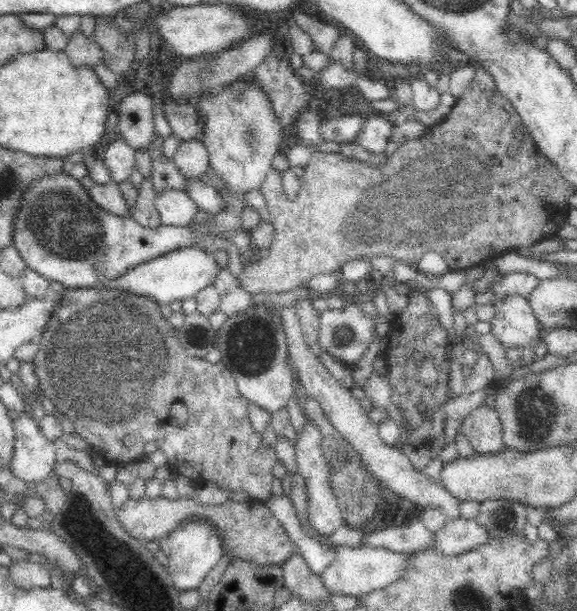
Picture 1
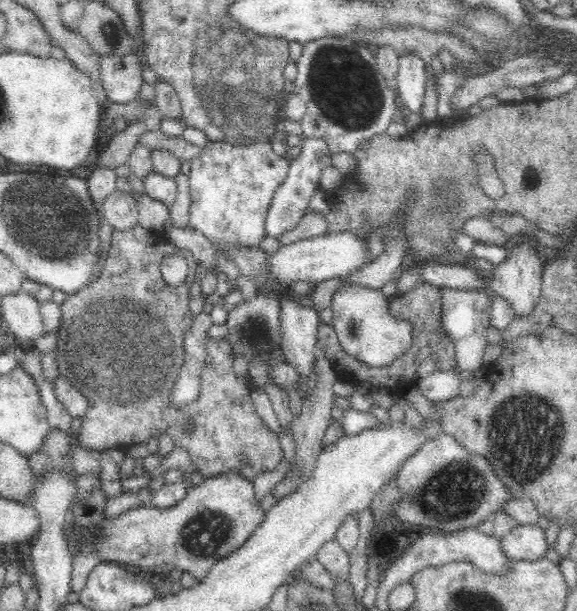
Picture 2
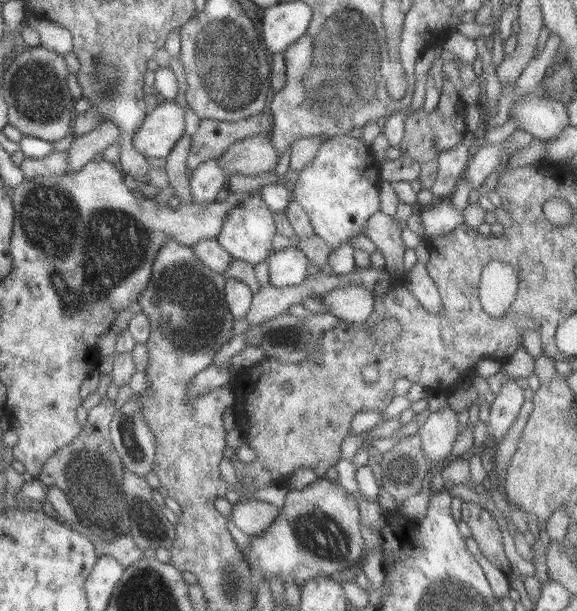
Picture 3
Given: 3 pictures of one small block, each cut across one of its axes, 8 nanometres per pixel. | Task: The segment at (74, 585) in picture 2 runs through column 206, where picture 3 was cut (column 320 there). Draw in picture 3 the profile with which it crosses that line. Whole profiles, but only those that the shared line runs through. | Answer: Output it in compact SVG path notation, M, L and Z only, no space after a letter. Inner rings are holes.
M319 478L303 490L289 490L281 516L273 527L266 534L252 538L250 548L241 549L258 574L258 578L269 579L278 574L284 584L293 582L302 586L307 580L318 575L346 576L359 567L366 555L359 505L360 503L357 503L342 485L327 478Z

